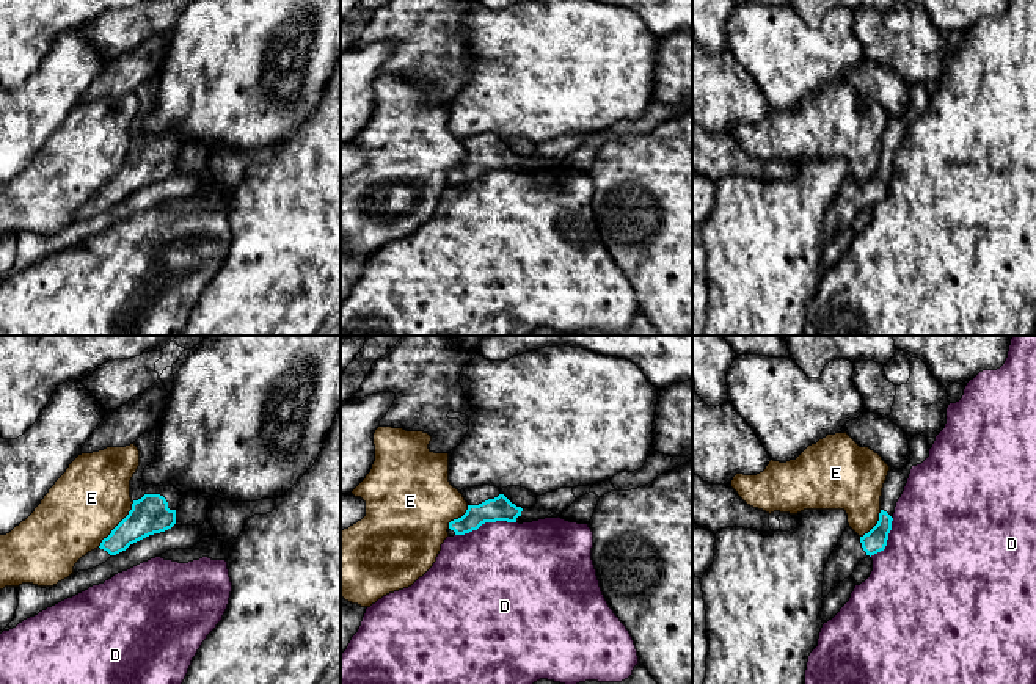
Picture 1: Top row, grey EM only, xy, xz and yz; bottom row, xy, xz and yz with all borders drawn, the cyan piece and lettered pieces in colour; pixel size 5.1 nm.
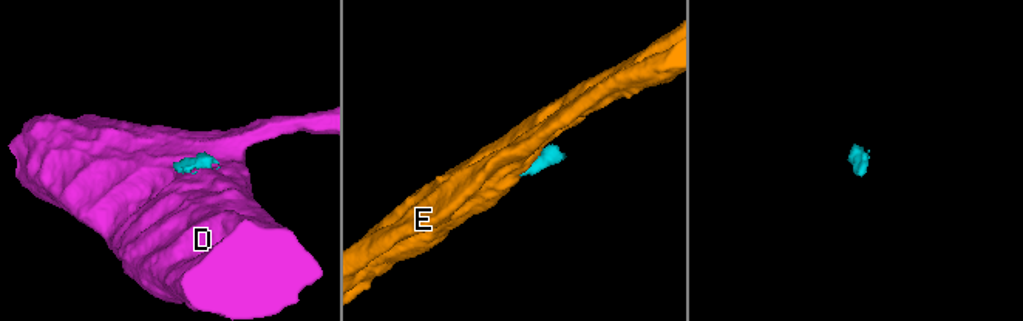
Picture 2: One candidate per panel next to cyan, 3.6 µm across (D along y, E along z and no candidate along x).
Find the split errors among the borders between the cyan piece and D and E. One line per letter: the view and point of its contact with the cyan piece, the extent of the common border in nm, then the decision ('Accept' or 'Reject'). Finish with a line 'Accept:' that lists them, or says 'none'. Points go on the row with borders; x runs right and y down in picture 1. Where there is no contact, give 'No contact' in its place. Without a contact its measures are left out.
D: Touches cyan at xz (485, 521). Shared border 320 nm. Reject
E: Touches cyan at xy (118, 524). Shared border 300 nm. Reject
Accept: none

